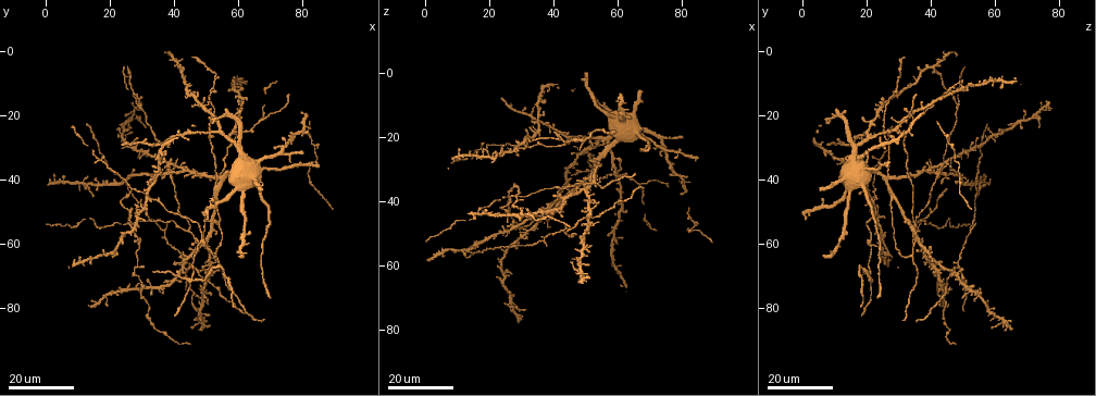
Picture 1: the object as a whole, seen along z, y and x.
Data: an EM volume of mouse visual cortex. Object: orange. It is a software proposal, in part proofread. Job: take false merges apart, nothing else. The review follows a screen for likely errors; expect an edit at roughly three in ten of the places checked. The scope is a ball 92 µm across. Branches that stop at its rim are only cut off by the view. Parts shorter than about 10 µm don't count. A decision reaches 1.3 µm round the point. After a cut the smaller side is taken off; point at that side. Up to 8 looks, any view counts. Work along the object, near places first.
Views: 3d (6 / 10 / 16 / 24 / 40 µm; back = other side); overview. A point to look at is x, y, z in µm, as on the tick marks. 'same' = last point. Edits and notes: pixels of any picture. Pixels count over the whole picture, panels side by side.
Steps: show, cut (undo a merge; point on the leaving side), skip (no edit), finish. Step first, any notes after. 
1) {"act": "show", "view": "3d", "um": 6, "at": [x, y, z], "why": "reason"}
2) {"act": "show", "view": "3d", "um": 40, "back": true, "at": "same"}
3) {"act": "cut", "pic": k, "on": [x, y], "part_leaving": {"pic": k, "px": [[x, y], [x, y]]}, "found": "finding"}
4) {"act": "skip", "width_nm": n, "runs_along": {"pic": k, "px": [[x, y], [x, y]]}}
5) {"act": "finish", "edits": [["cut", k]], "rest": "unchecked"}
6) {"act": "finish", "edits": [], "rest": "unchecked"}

{"act": "show", "view": "3d", "um": 16, "at": [50, 61, 34], "why": "a fork"}

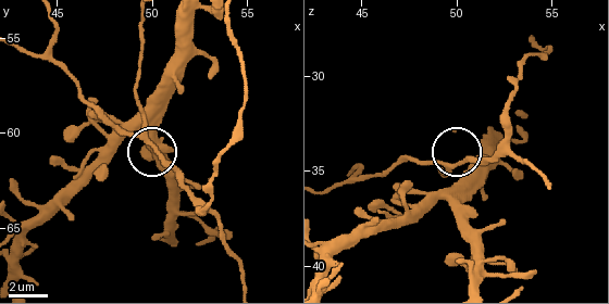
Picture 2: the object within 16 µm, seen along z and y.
{"act": "show", "view": "3d", "um": 10, "at": [49.3, 60.2, 34.7]}

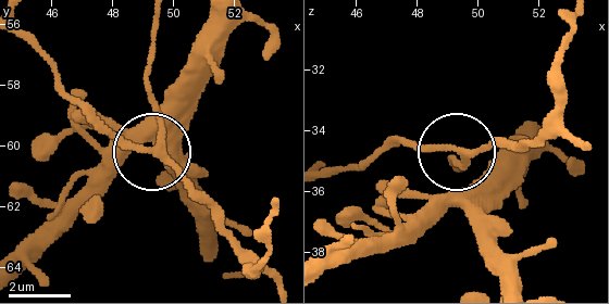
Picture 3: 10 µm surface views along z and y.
{"act": "skip", "found": "all the same cell"}

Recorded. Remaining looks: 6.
{"act": "show", "view": "3d", "um": 24, "at": [45, 67, 49], "why": "a fork"}

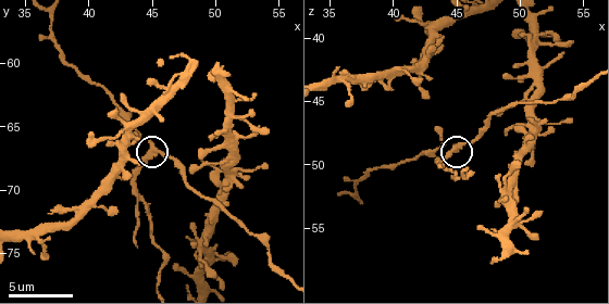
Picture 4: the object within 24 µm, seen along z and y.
{"act": "show", "view": "3d", "um": 6, "at": [45.0, 66.6, 48.6], "why": "closer look"}

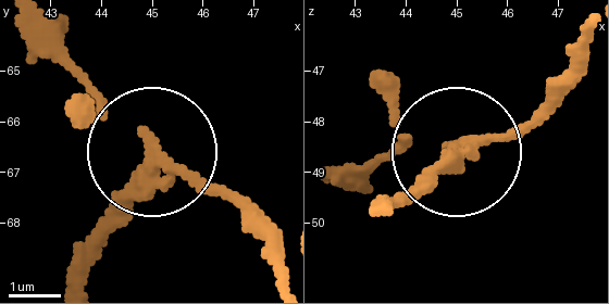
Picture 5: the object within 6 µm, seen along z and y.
{"act": "cut", "pic": 5, "on": [106, 224], "width_nm": 260, "part_leaving": {"pic": 5, "px": [[148, 180], [87, 279]]}, "found": "a second cell is stuck on"}

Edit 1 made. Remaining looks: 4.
{"act": "show", "view": "overview"}

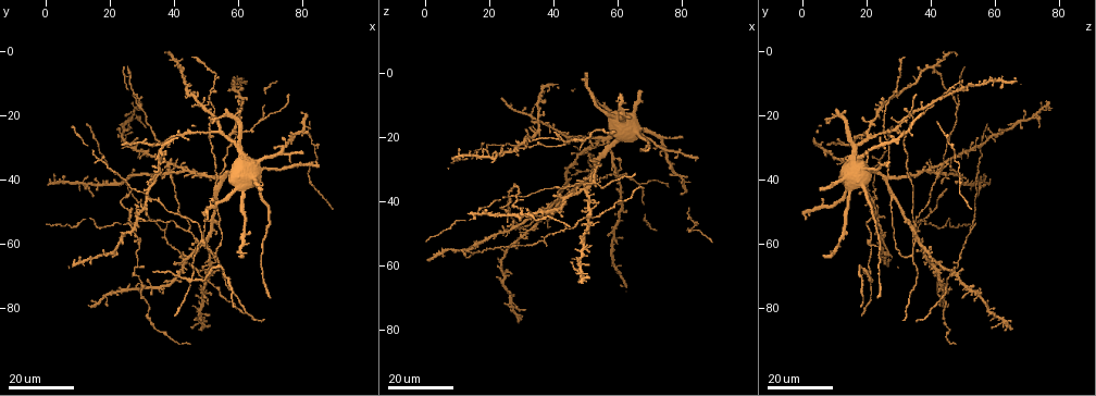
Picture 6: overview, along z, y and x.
{"act": "show", "view": "3d", "um": 16, "at": [48, 70, 46], "why": "thin arm on a thick one"}

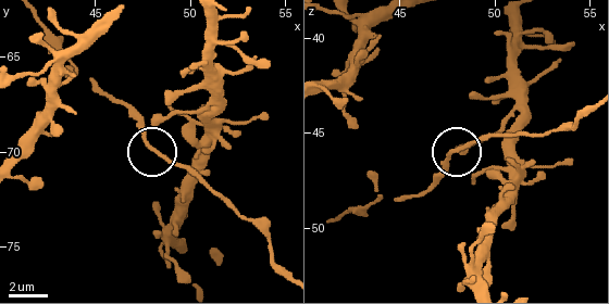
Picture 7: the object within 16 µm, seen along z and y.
{"act": "show", "view": "3d", "um": 6, "at": [47.5, 69.1, 46.2]}

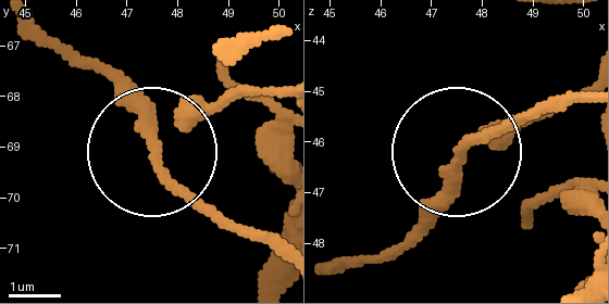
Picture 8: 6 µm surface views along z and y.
{"act": "skip", "arms": 3, "runs_along": {"pic": 8, "px": [[281, 88], [216, 97], [160, 152], [238, 226]]}, "found": "continuous, no second cell"}

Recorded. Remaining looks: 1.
{"act": "finish", "edits": [["cut", 5]], "rest": "unchecked"}

